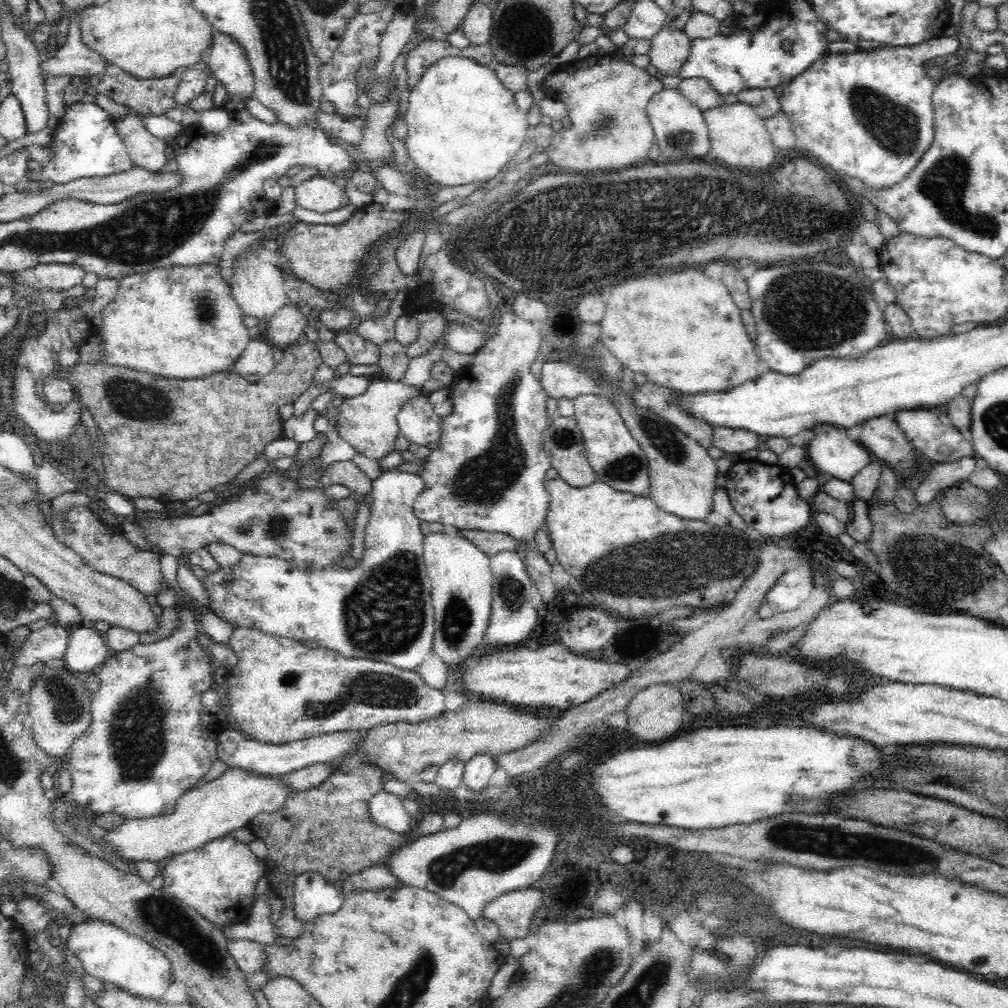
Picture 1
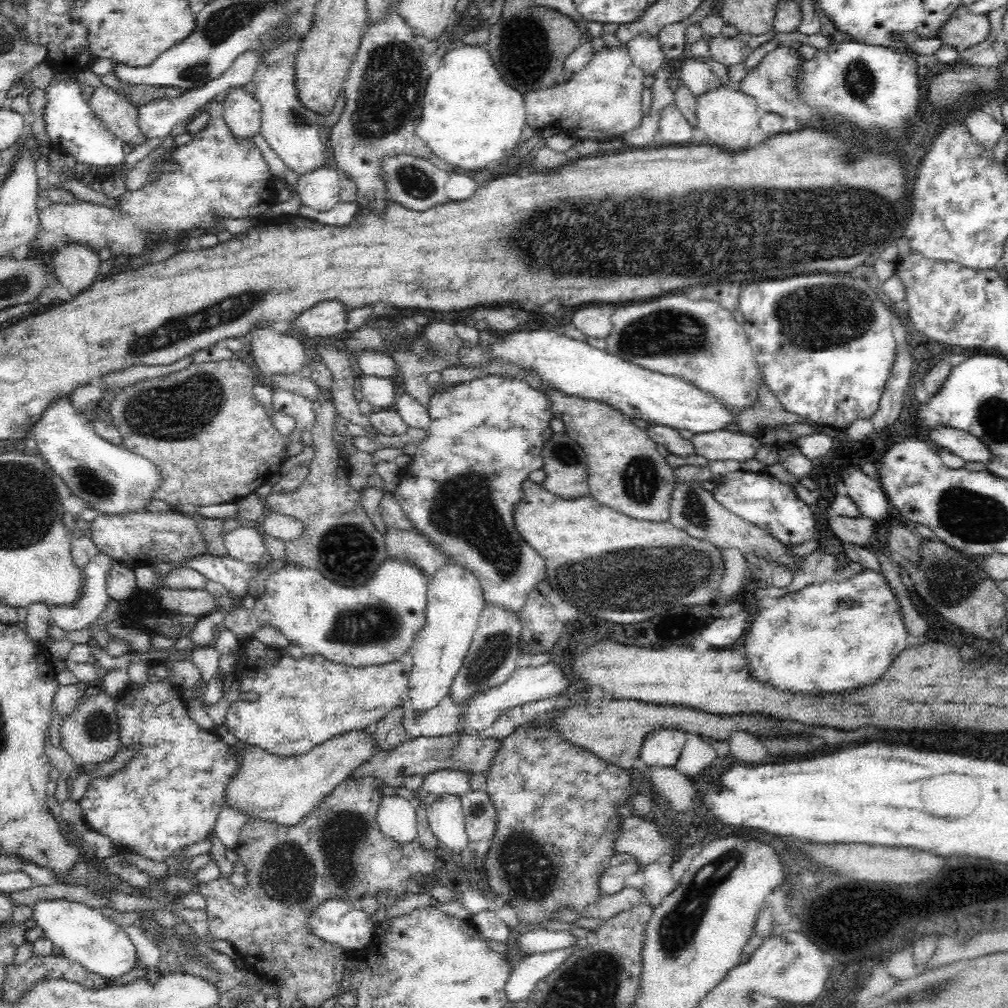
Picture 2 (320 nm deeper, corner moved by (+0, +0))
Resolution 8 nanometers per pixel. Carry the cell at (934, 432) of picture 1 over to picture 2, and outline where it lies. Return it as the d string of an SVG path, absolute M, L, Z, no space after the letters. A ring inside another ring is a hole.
M937 425L936 428L929 430L929 436L937 446L950 450L965 462L988 463L993 459L992 451L968 431L948 428L947 425Z

